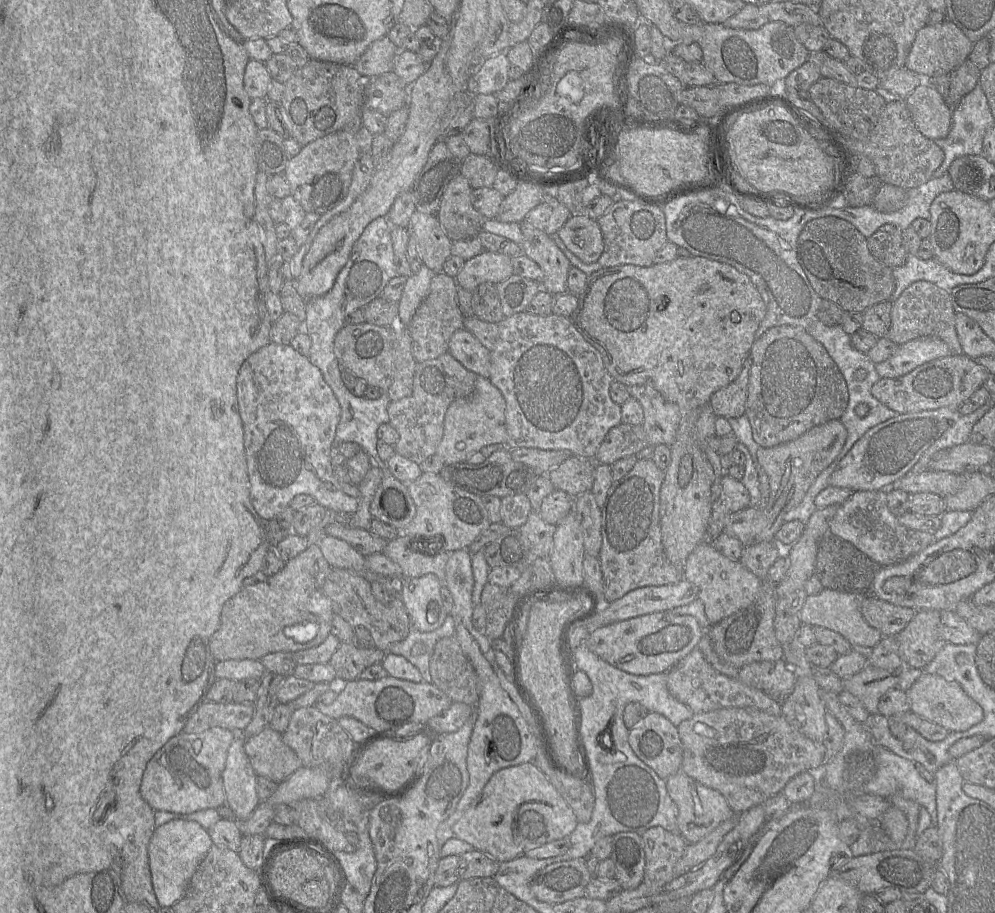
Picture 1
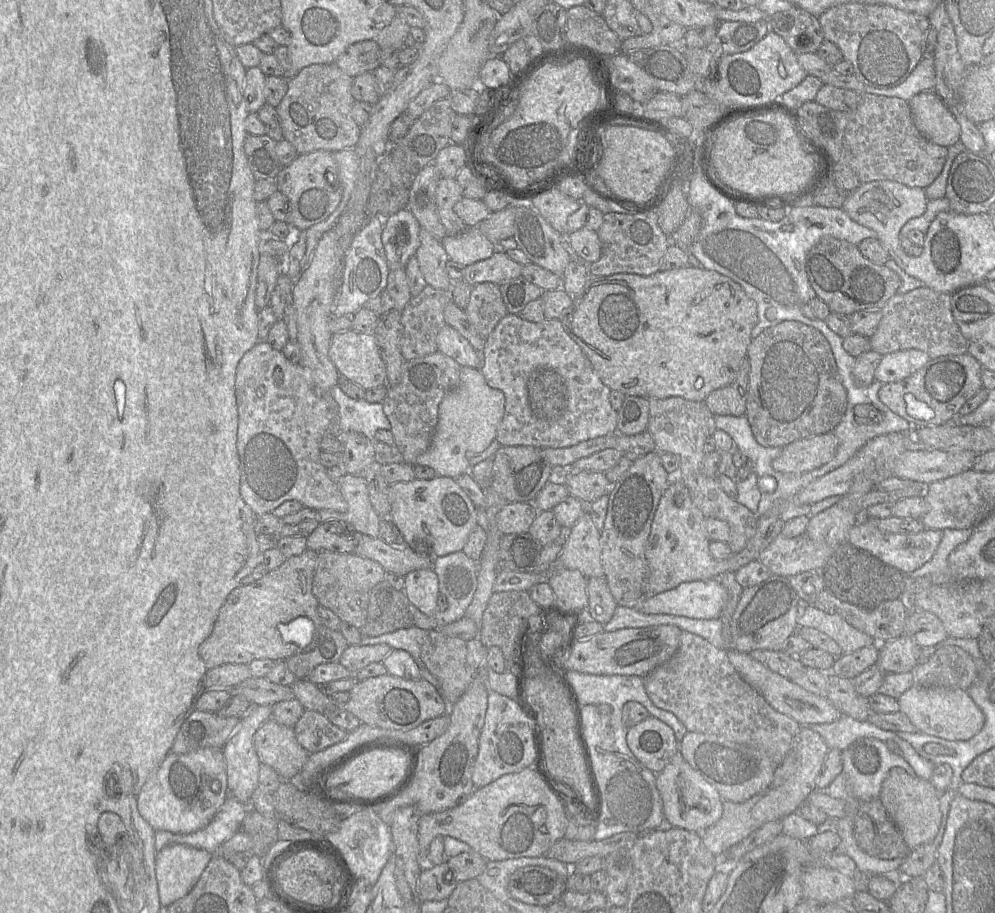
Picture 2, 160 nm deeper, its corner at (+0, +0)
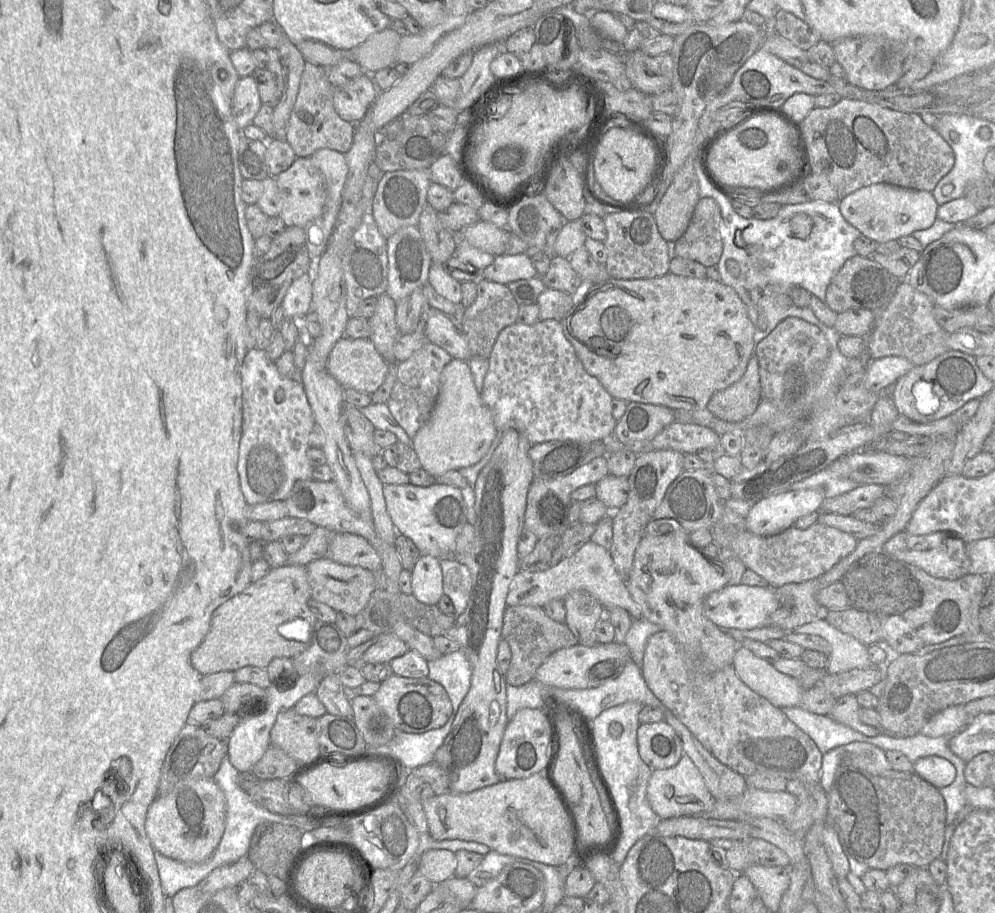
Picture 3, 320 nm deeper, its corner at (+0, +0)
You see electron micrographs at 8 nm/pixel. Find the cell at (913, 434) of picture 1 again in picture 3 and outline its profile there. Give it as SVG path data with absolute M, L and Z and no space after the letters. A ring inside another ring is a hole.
M821 490L788 491L753 505L746 515L746 529L756 536L778 534L800 517L819 512L825 497Z

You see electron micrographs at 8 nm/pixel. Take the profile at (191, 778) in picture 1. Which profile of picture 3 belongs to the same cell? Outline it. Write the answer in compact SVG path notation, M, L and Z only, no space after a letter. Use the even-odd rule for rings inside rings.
M213 778L179 782L165 796L157 796L150 804L145 831L152 848L173 860L200 863L212 855L223 831L226 799Z

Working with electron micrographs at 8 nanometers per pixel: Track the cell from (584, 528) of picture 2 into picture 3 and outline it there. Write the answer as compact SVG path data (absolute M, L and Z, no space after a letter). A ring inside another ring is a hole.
M592 540L583 545L568 558L563 558L557 565L540 572L518 571L513 577L506 597L507 606L539 606L543 607L554 599L564 599L570 592L585 590L592 594L605 610L623 608L632 617L638 619L641 609L631 597L626 582L618 573L609 550Z

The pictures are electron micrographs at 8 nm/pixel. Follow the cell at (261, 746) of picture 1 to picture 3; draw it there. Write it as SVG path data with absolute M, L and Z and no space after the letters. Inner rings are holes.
M293 708L280 712L270 731L270 745L285 751L297 764L322 753L317 741L317 719L298 714Z

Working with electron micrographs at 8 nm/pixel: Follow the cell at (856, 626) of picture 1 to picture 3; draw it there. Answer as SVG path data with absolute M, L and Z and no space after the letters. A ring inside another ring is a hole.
M823 617L797 627L789 633L818 635L828 641L831 653L826 671L830 674L877 666L868 657L868 646L830 625Z

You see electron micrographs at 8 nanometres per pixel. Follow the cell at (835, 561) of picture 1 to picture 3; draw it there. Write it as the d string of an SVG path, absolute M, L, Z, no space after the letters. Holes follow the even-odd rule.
M872 552L857 560L841 579L852 607L877 616L902 615L920 605L923 591L904 562L883 552Z

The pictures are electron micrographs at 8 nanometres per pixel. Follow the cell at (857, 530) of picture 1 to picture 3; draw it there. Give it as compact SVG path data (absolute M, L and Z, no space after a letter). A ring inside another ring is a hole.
M902 531L884 544L882 552L893 559L921 568L937 578L957 579L968 574L969 558L965 543L955 532L936 531L930 534L912 535Z

